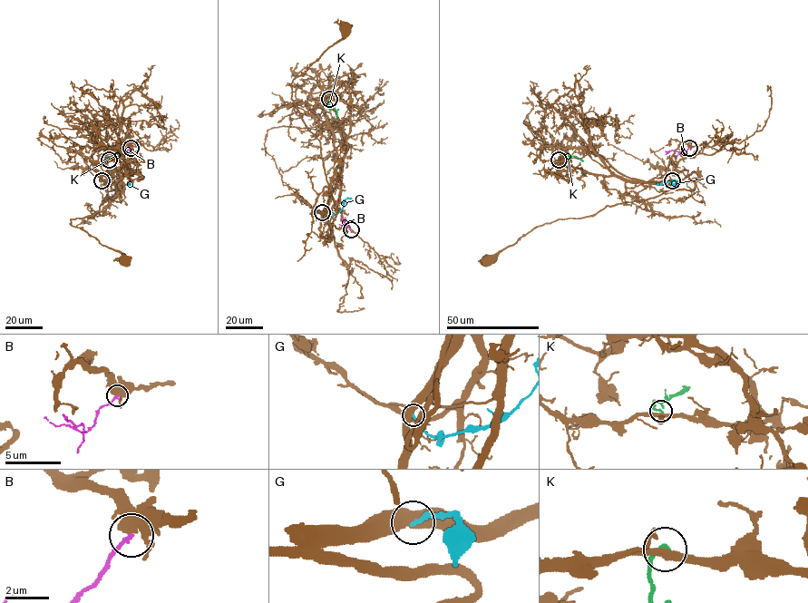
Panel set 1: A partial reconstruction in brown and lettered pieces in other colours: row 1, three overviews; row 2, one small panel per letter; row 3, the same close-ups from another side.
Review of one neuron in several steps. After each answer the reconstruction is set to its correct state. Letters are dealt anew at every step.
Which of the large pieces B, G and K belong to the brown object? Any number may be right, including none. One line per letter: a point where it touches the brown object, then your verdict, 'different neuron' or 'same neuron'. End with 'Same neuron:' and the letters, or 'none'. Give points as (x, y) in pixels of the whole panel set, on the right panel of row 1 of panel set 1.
B: (689, 148) | different neuron
G: (672, 180) | different neuron
K: (559, 160) | different neuron
Same neuron: none

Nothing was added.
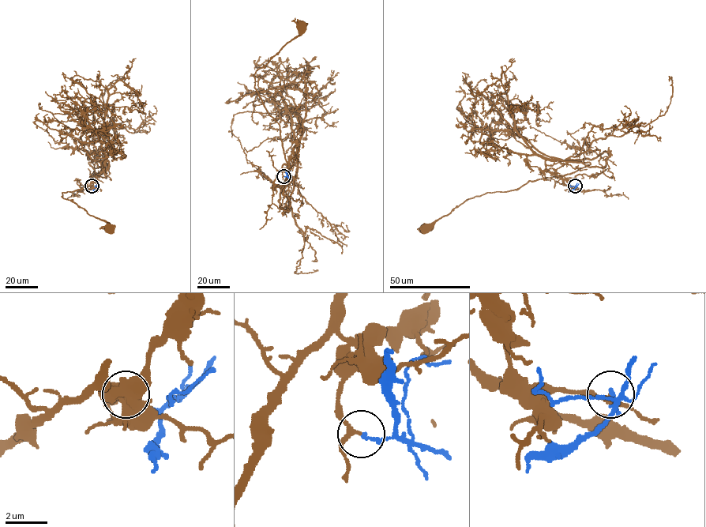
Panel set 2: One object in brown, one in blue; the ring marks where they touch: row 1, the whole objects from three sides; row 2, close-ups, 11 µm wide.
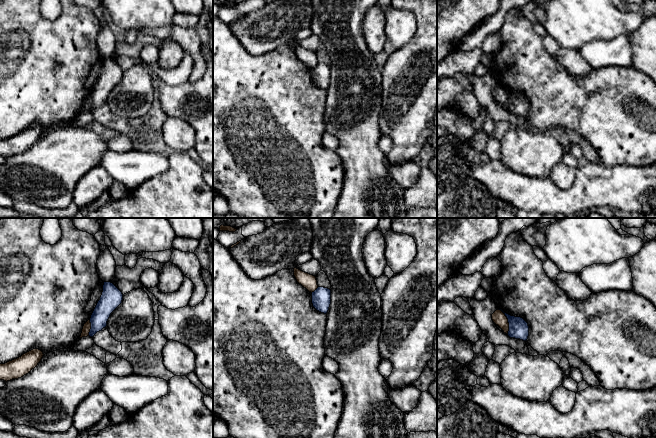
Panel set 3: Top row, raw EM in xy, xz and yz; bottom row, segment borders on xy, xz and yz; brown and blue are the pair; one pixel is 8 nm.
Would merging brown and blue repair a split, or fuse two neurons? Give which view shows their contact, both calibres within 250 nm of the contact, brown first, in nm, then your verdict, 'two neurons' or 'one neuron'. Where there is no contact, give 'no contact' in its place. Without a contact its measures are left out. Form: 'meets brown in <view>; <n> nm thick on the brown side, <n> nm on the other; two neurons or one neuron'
meets brown in yz; 110 nm thick on the brown side, 160 nm on the other; two neurons

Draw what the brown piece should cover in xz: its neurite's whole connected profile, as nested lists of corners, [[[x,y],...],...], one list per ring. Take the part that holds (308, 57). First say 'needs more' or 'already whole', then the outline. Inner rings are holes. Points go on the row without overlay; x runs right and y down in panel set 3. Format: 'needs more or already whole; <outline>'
already whole; [[[294,44],[294,52],[297,58],[311,69],[318,64],[316,53],[313,51]]]

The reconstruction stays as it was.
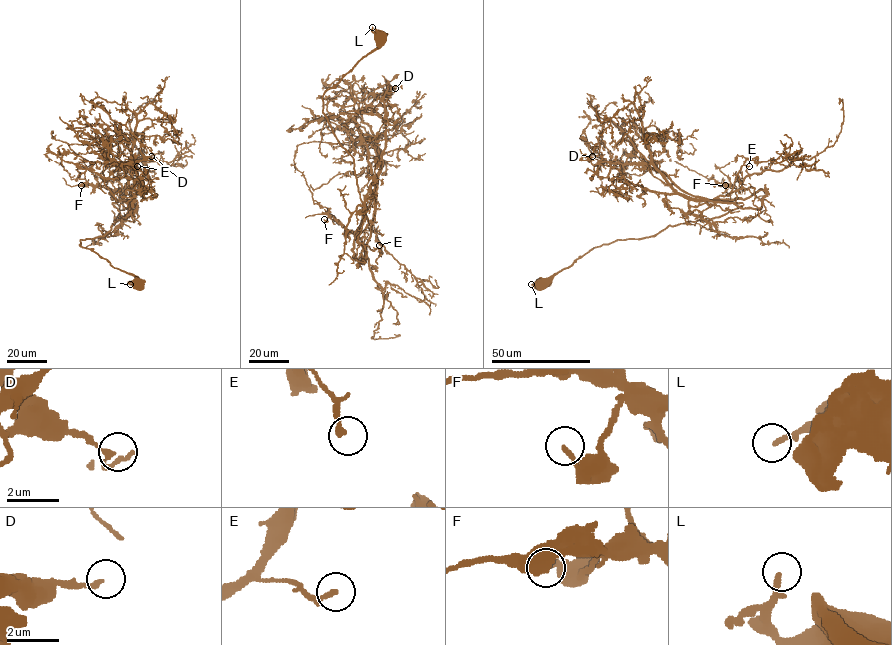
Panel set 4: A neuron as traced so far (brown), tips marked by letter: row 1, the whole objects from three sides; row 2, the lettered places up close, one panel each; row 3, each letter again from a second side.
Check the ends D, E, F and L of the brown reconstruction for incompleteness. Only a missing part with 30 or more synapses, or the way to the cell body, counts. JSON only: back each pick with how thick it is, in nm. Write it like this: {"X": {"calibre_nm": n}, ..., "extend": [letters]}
{"extend": []}

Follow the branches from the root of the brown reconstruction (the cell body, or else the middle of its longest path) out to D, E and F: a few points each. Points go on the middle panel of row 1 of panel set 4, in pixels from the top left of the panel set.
D: (379, 37), (322, 97), (353, 158), (363, 203), (385, 143), (385, 121), (369, 105), (375, 89), (395, 88)
E: (379, 37), (379, 44), (322, 98), (332, 132), (353, 158), (363, 203), (376, 183), (365, 214), (379, 245)
F: (379, 37), (322, 97), (353, 158), (361, 201), (374, 198), (372, 227), (350, 231), (324, 219)

